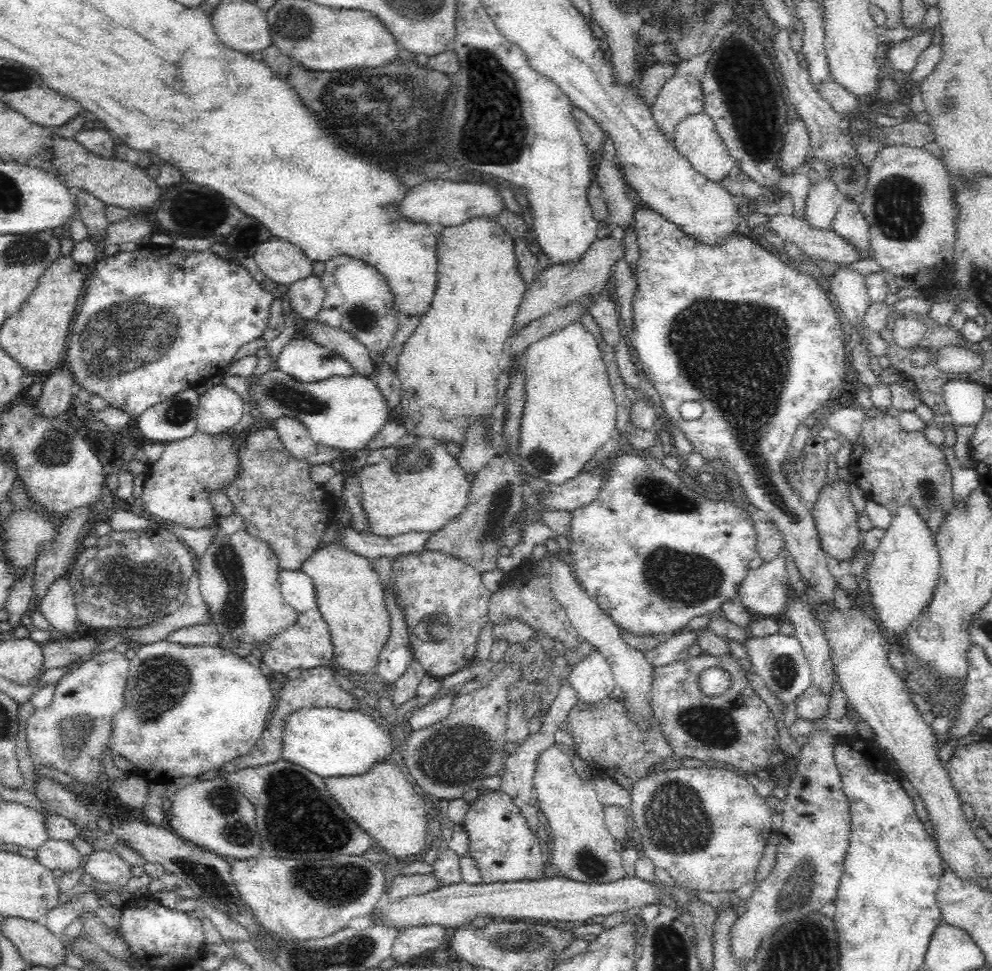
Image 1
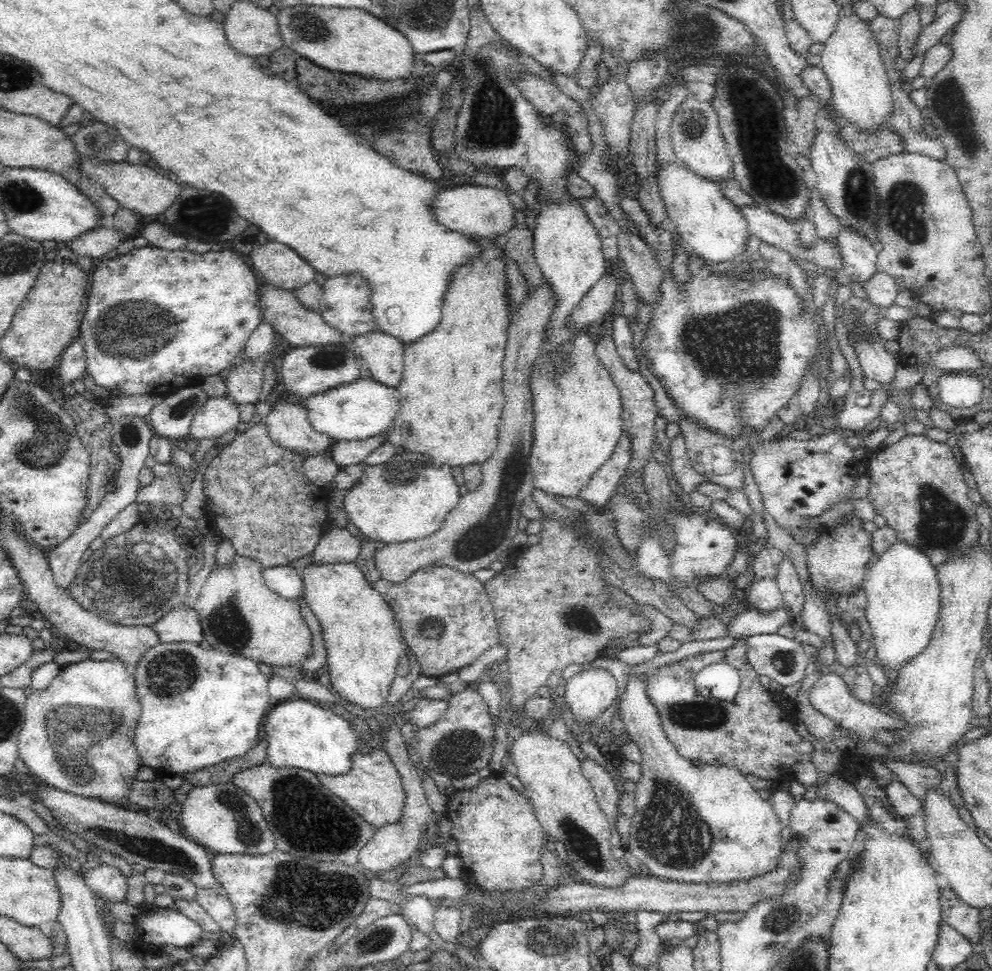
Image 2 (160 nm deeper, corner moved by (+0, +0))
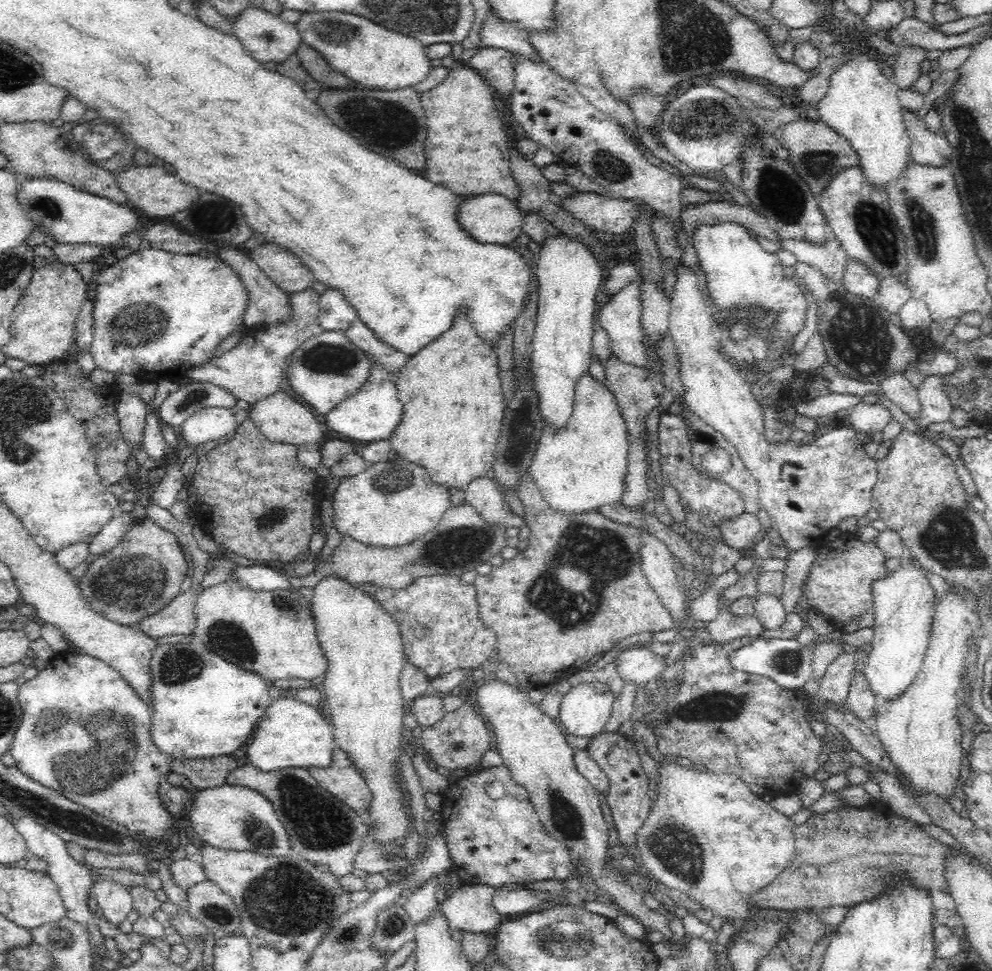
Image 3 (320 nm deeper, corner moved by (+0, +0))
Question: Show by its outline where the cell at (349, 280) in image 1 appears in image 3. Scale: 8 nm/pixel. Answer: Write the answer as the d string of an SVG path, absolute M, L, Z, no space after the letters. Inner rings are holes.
M328 290L320 295L318 323L322 330L346 330L359 320L354 307L346 301L343 292Z

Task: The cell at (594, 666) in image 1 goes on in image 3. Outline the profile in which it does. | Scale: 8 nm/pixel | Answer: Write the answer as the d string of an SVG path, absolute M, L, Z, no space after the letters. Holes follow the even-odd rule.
M593 679L593 682L573 686L562 697L558 721L563 725L567 734L592 738L604 732L608 723L615 697L608 685Z

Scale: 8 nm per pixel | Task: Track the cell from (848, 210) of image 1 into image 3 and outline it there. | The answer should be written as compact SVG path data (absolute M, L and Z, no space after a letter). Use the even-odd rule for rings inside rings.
M848 258L842 282L845 290L853 296L878 299L879 278L854 259Z

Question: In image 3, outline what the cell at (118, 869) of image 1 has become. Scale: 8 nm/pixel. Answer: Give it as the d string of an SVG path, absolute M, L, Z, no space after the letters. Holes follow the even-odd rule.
M95 877L93 893L97 900L98 912L114 928L119 928L133 910L130 891L118 882L104 877Z

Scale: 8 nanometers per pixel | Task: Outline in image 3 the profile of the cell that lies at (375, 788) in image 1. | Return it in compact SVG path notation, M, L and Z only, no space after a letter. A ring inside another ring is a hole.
M338 747L332 750L331 766L326 769L306 768L316 782L330 794L346 803L352 810L367 810L372 795L363 780L363 775L353 766L348 754Z

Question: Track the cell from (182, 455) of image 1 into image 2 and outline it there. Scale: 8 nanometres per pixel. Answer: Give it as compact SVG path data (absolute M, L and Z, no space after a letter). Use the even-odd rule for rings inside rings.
M158 478L152 480L150 485L141 488L137 492L134 503L152 504L158 508L166 508L170 504L182 504L184 502L184 494L180 490L180 482L178 478Z

